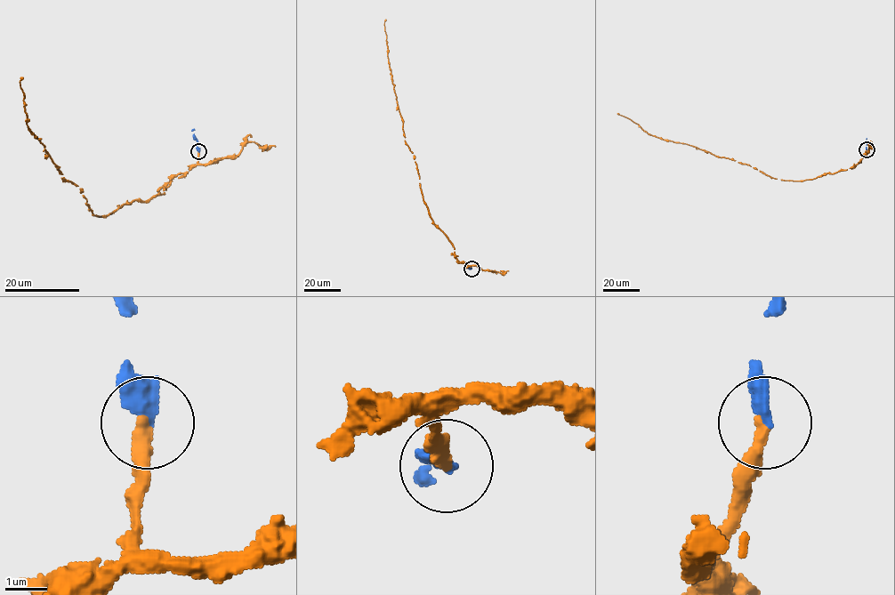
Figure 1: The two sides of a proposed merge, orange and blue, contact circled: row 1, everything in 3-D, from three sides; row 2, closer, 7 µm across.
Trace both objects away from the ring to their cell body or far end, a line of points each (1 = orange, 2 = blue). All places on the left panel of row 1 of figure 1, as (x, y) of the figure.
1: (198, 152), (197, 162), (174, 175), (164, 194), (95, 216), (81, 188), (61, 178), (29, 131), (22, 77)
2: (198, 152), (192, 129)

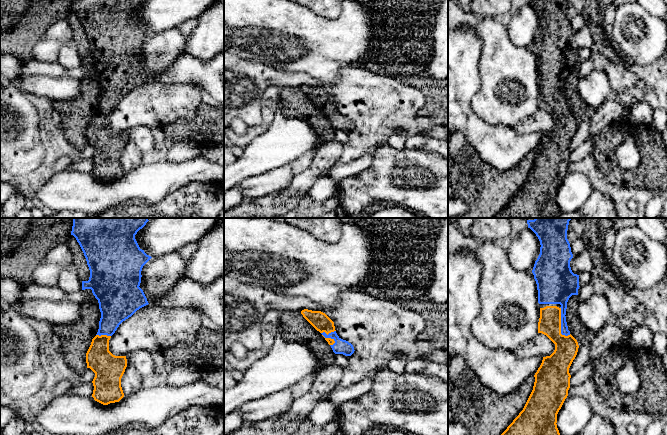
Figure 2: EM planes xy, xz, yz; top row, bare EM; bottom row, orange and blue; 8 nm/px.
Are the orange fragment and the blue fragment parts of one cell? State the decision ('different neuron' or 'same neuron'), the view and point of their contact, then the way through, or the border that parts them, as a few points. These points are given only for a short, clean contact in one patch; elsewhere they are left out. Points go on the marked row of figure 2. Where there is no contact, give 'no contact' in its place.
same neuron; meets orange in yz at (560, 323)

